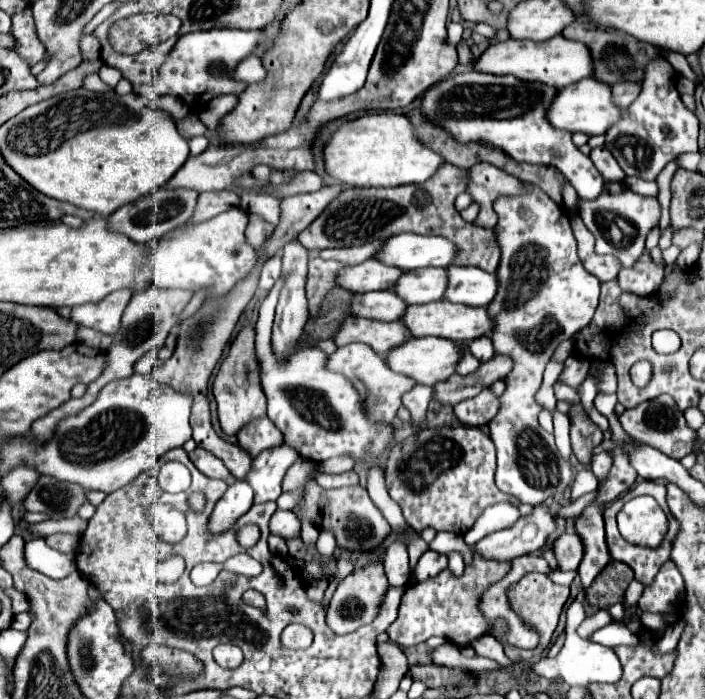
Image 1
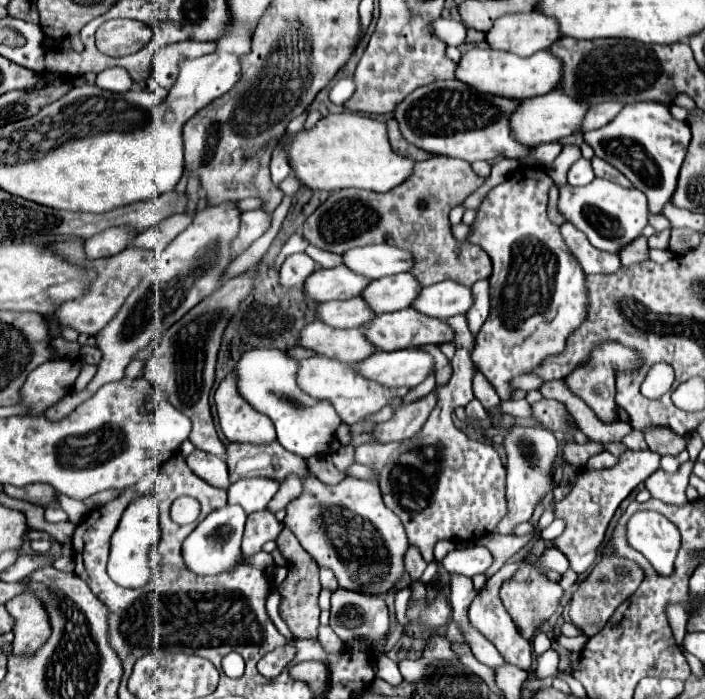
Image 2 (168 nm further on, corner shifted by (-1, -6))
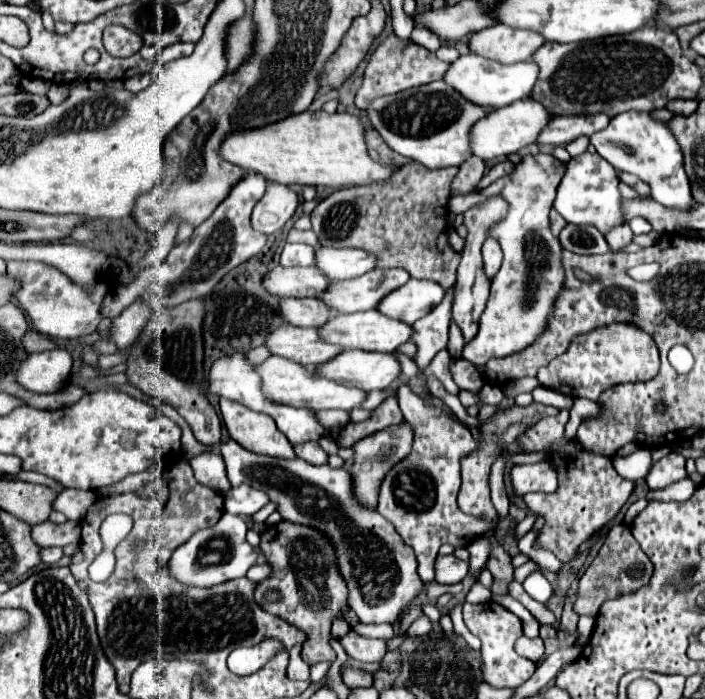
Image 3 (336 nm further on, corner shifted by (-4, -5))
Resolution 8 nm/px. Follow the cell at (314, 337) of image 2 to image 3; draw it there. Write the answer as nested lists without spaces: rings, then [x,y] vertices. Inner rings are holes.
[[[288,324],[270,332],[264,344],[270,354],[288,358],[304,366],[322,366],[324,362],[328,362],[328,358],[334,358],[342,352],[336,350],[336,346],[328,346],[328,342],[320,342],[320,336],[314,328],[308,330]]]

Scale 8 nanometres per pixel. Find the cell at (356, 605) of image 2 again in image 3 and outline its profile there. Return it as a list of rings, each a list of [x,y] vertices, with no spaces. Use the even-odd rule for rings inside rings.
[[[348,632],[342,640],[340,640],[342,648],[346,650],[346,654],[358,662],[380,662],[386,654],[386,644],[384,640],[376,638],[376,640],[370,640],[370,638],[362,638],[358,636],[356,632]]]

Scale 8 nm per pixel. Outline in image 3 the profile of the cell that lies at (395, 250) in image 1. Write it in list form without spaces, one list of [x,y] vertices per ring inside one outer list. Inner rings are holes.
[[[318,248],[314,254],[316,268],[322,270],[330,280],[356,278],[374,268],[372,254],[356,248]]]

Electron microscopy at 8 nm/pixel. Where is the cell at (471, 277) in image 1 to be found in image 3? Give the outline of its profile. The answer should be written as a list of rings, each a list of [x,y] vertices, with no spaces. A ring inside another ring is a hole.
[[[408,280],[404,286],[386,294],[376,310],[380,310],[388,318],[414,324],[430,310],[434,310],[442,298],[444,288],[440,284],[426,280]]]

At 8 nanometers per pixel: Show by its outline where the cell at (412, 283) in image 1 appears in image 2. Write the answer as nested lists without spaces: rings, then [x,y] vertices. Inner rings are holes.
[[[411,273],[391,275],[385,279],[373,281],[365,289],[365,301],[373,303],[373,311],[387,313],[407,309],[415,303],[421,293],[421,283]]]

